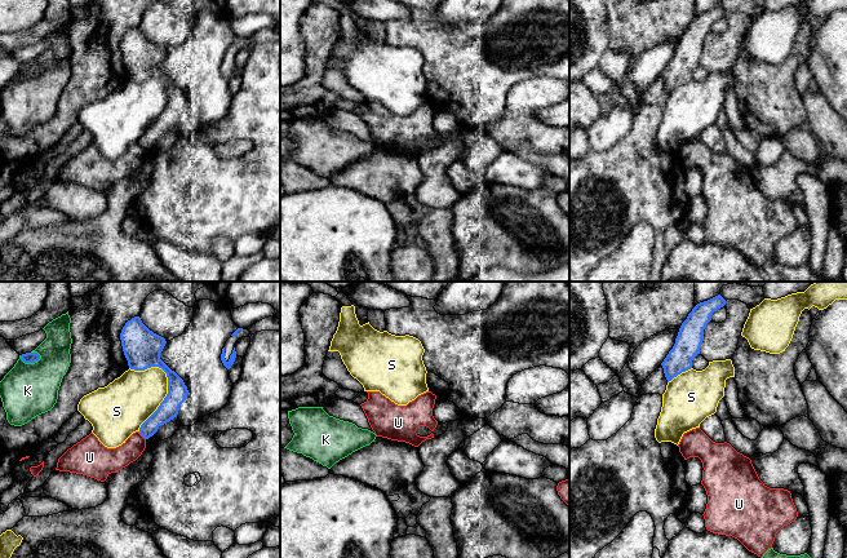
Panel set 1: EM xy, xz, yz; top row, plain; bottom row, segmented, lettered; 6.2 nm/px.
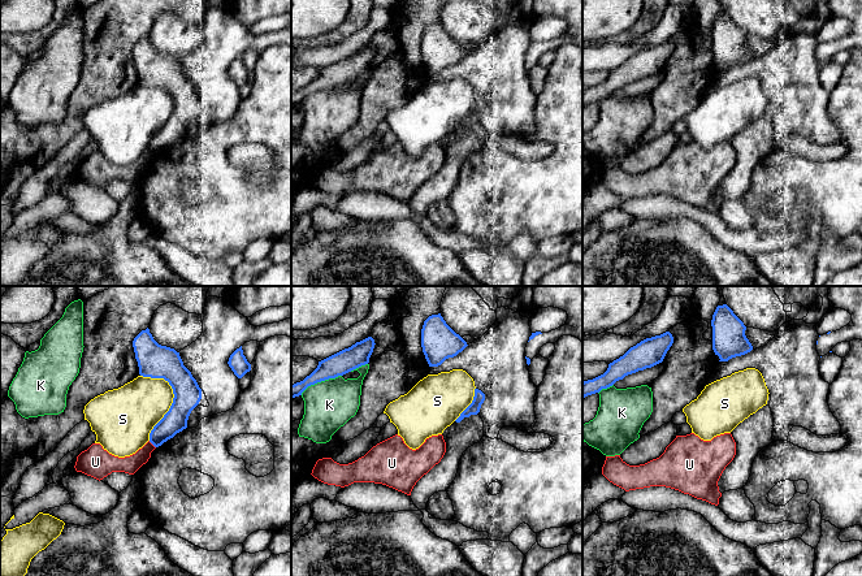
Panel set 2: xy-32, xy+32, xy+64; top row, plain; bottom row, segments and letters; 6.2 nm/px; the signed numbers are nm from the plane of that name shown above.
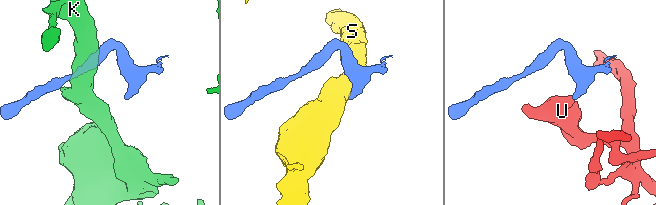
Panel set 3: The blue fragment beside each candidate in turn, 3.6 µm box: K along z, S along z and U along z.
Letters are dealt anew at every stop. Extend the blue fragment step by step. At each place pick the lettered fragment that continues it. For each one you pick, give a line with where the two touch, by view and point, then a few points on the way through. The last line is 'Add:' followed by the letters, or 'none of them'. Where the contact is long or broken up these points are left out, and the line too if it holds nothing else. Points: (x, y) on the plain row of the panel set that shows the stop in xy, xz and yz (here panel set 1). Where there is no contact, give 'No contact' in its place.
Add: none of them

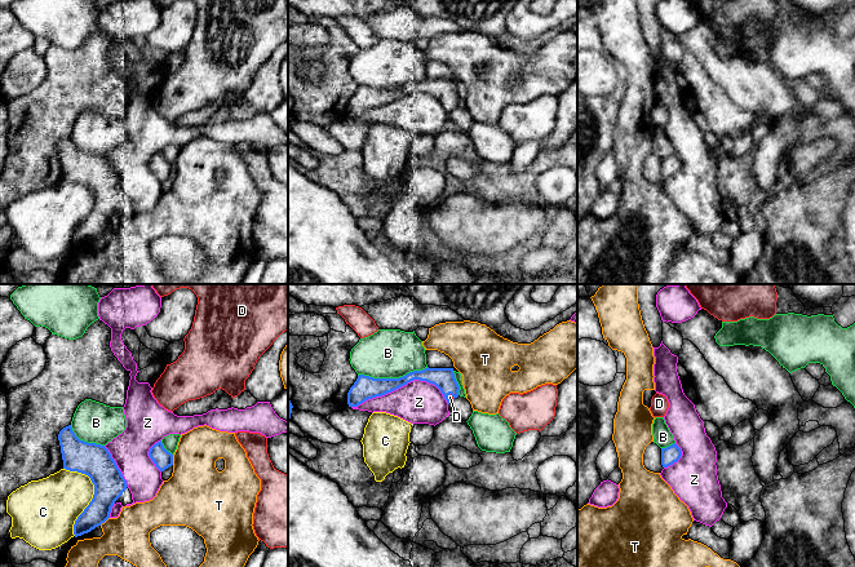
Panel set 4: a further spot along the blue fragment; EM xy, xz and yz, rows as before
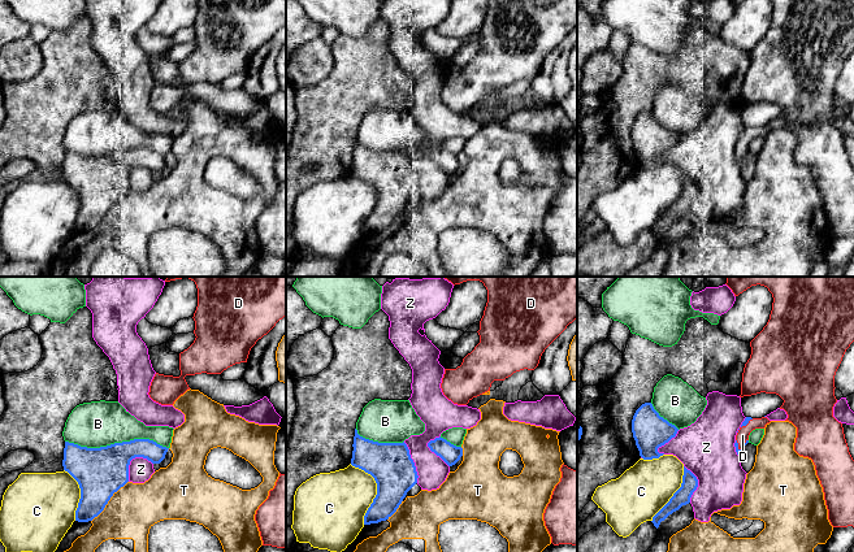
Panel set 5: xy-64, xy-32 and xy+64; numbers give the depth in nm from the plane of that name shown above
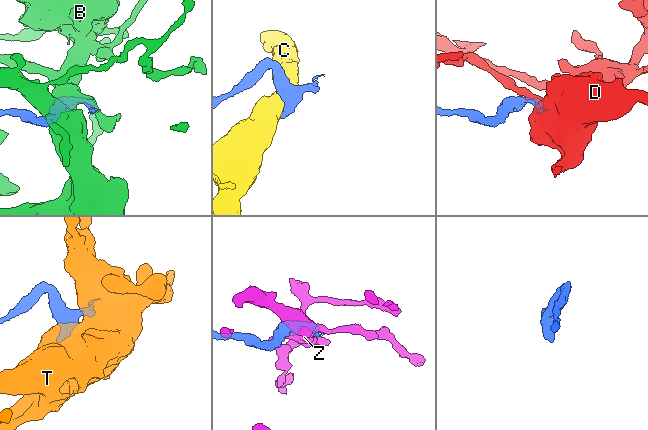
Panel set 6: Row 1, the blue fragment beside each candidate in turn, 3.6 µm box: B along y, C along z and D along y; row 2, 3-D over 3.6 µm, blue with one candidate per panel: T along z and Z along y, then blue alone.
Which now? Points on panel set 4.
D: Touches blue at xz (451, 105). Path across: xz (443, 89), (451, 105), (450, 107)
Add: D

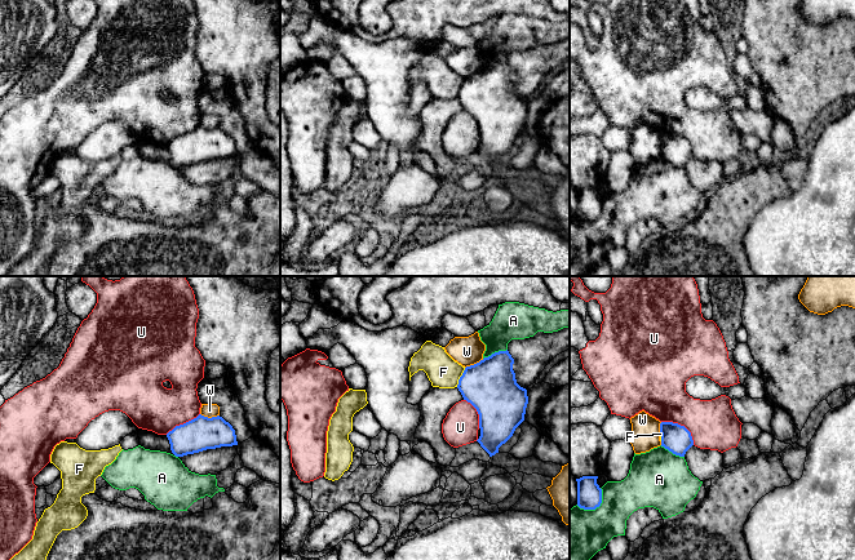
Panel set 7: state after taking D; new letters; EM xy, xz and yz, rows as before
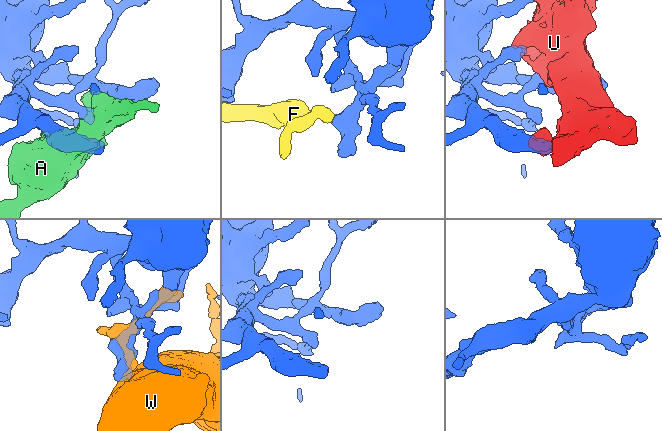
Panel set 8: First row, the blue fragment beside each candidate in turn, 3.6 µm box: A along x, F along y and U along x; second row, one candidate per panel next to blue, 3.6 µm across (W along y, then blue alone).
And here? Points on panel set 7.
Add: none of them

